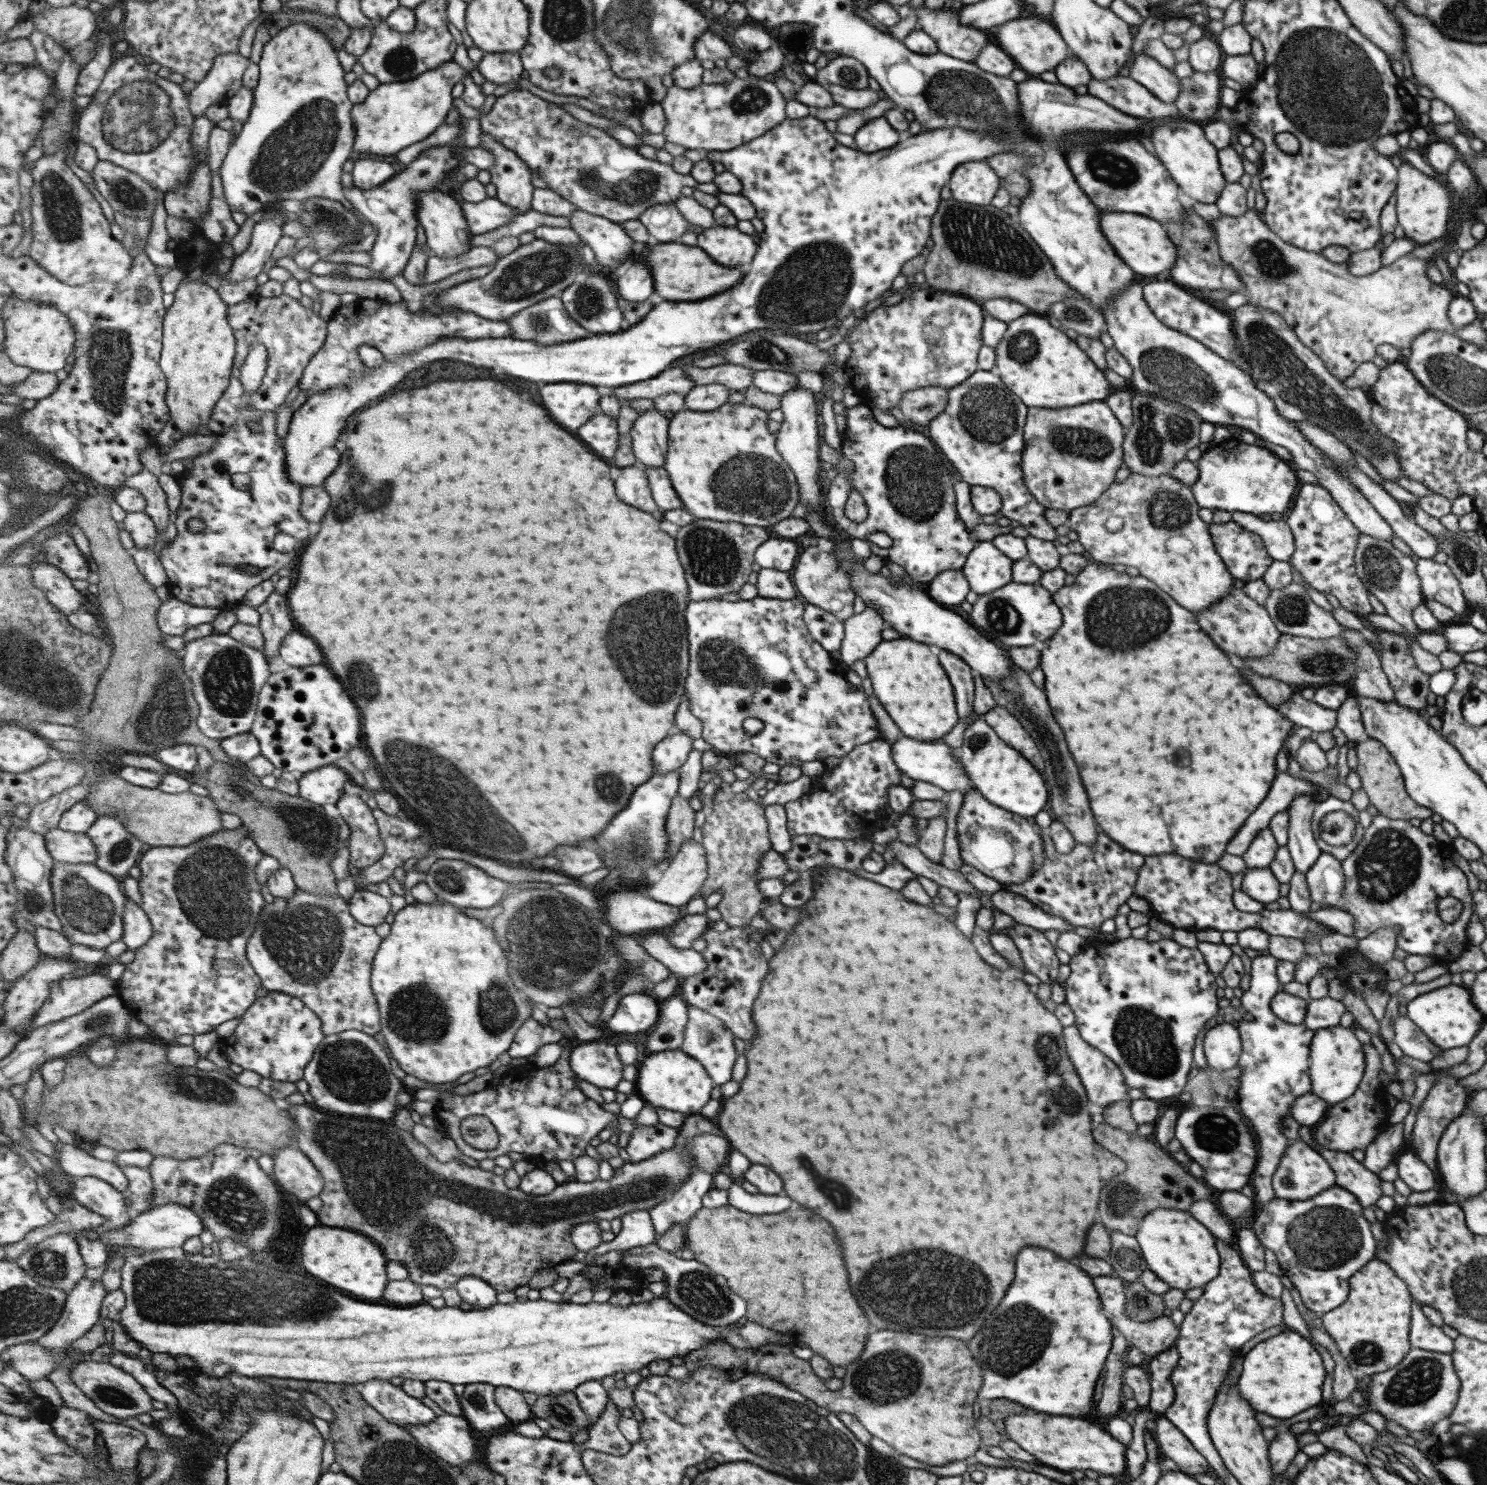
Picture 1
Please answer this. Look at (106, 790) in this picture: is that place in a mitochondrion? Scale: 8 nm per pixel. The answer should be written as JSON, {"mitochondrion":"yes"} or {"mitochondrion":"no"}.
{"mitochondrion":"no"}

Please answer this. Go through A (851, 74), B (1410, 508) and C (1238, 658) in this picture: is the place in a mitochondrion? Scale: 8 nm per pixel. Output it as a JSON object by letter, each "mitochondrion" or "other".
{"A":"mitochondrion","B":"other","C":"other"}

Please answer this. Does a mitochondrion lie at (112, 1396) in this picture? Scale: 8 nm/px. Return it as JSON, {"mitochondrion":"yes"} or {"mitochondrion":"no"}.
{"mitochondrion":"yes"}

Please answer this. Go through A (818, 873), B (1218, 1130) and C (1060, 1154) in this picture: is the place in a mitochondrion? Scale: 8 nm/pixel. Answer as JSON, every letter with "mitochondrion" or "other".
{"A":"other","B":"mitochondrion","C":"other"}

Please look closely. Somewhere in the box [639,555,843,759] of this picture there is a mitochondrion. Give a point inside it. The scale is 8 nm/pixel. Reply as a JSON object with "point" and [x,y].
{"point":[721,660]}

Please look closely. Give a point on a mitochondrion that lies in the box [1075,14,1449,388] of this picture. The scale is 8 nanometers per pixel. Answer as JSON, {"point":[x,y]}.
{"point":[1324,63]}

